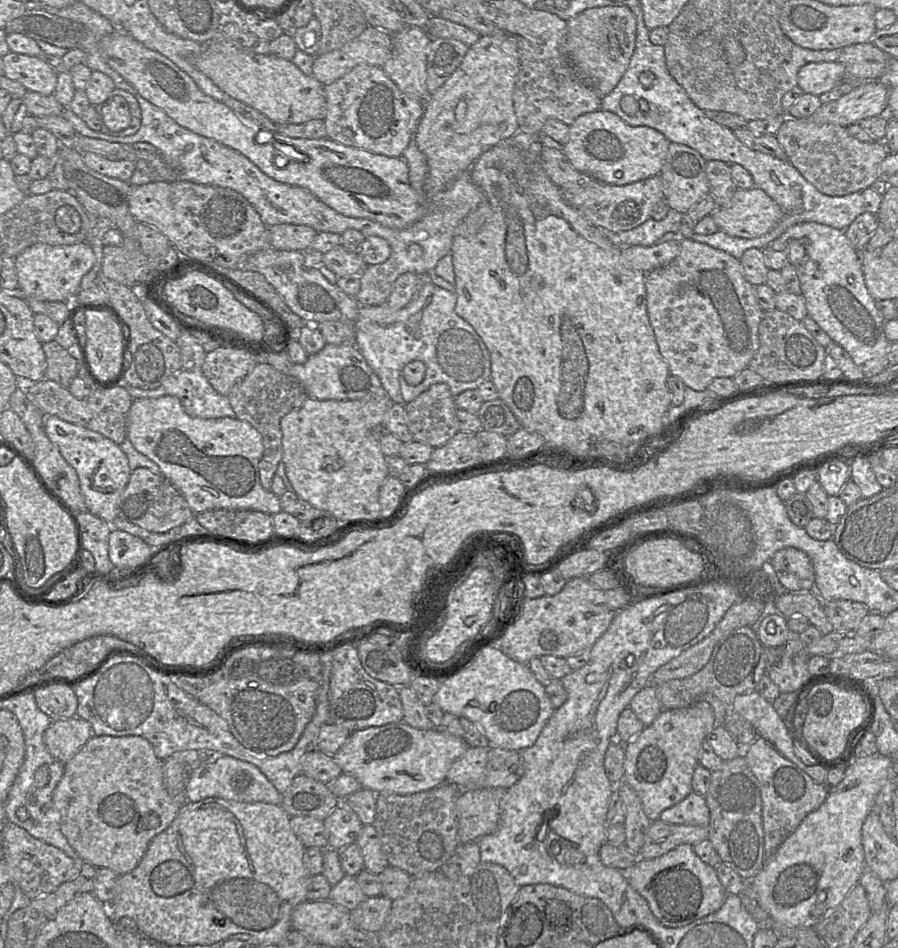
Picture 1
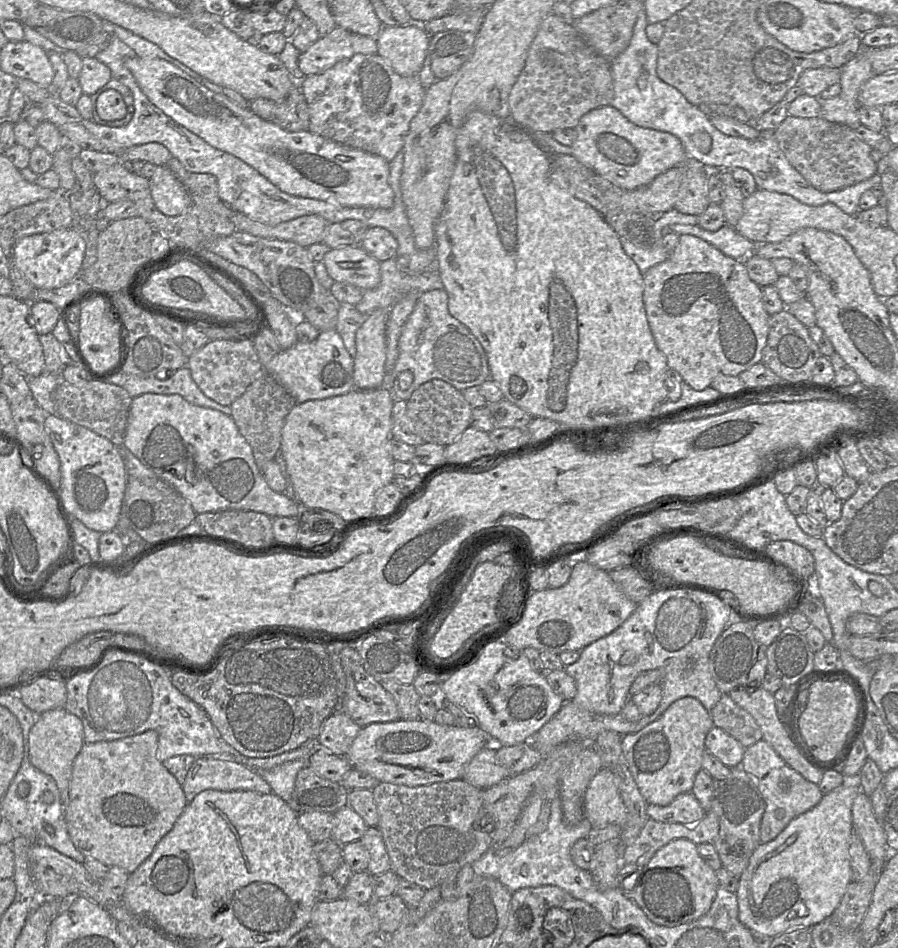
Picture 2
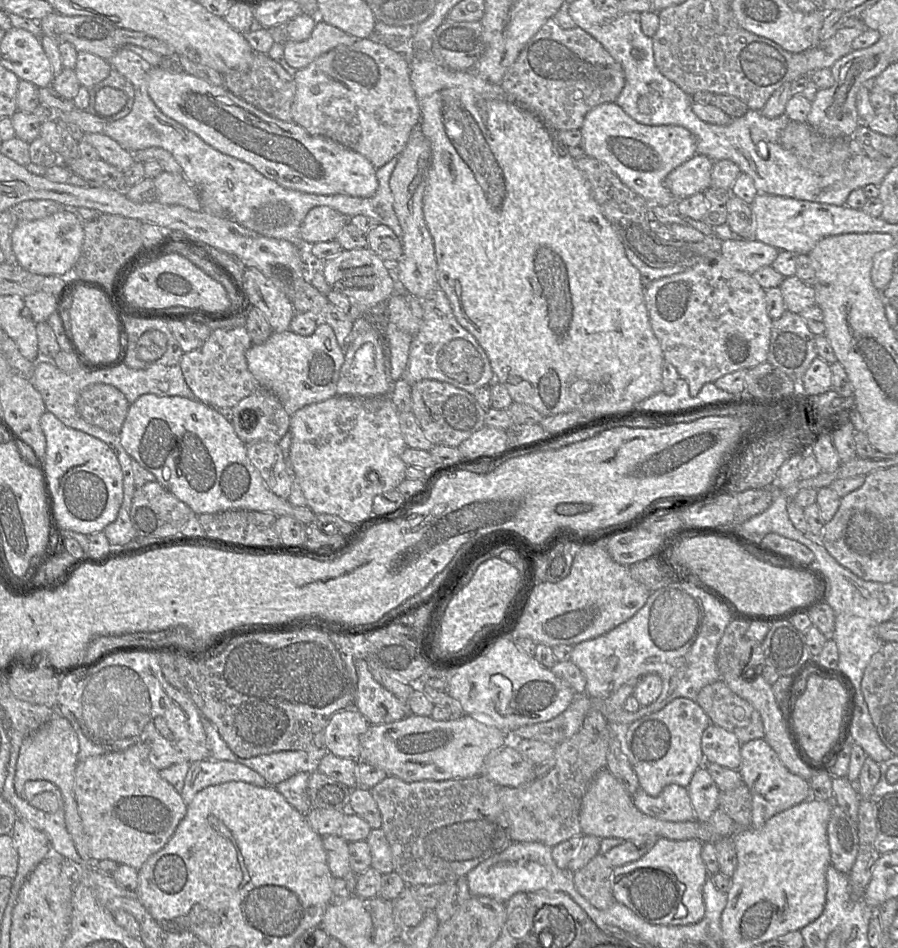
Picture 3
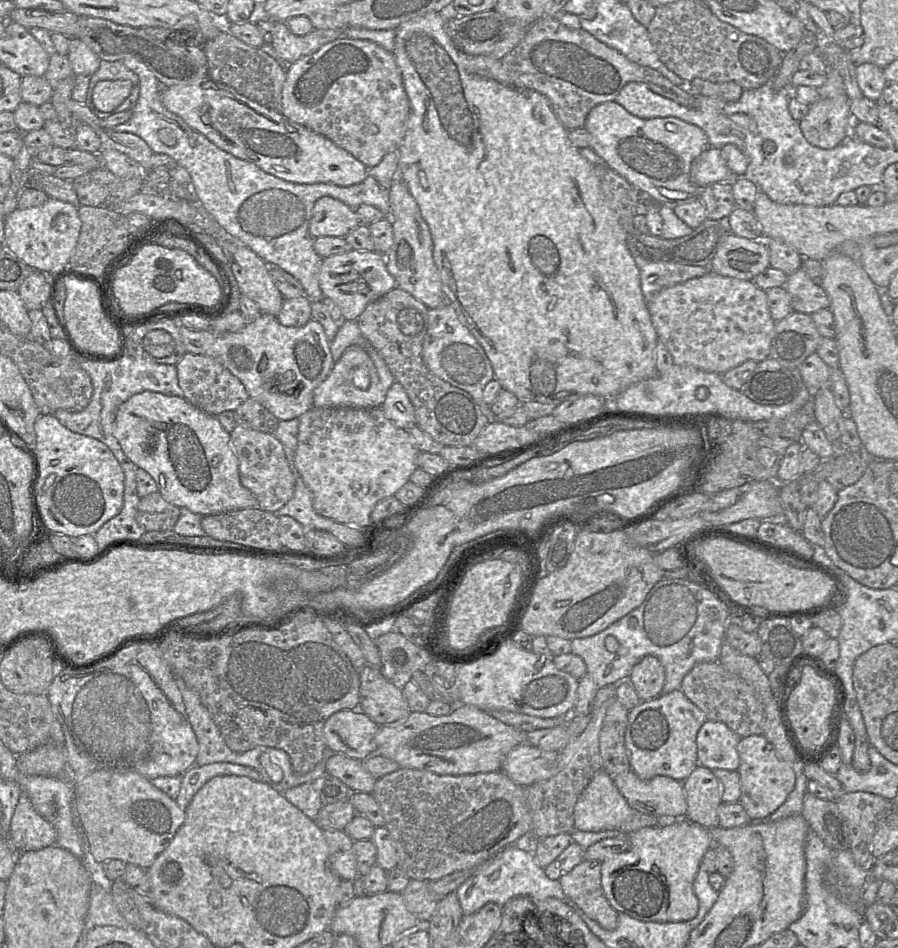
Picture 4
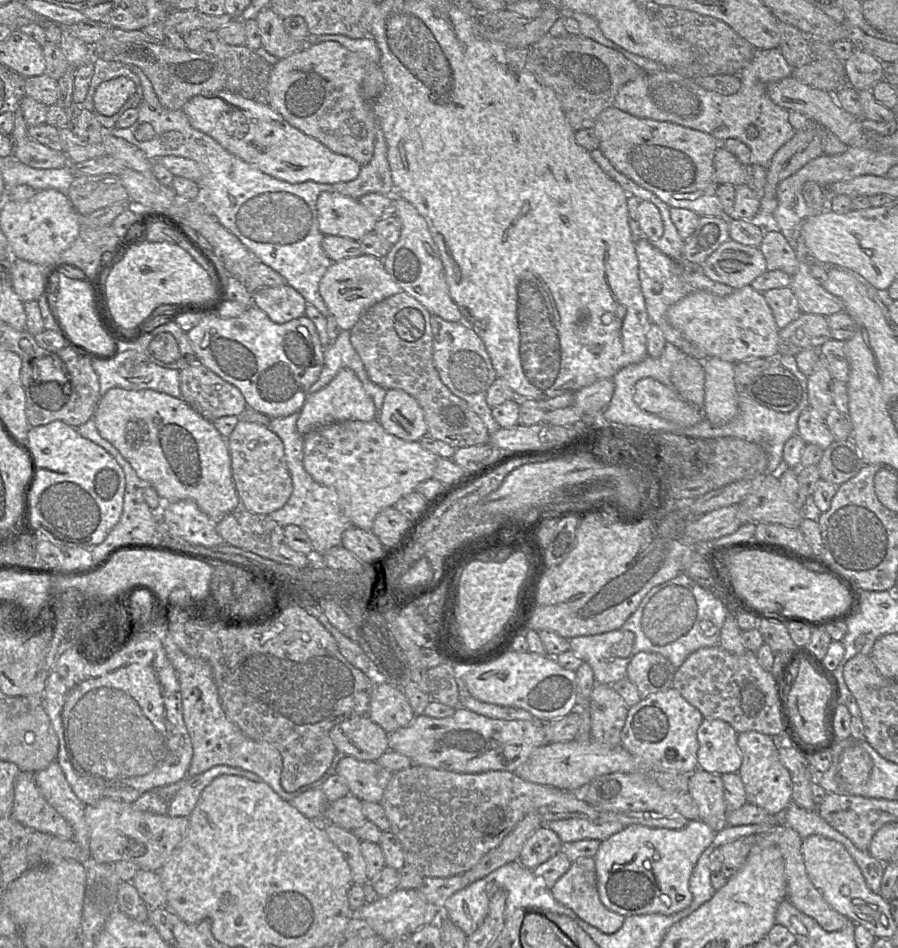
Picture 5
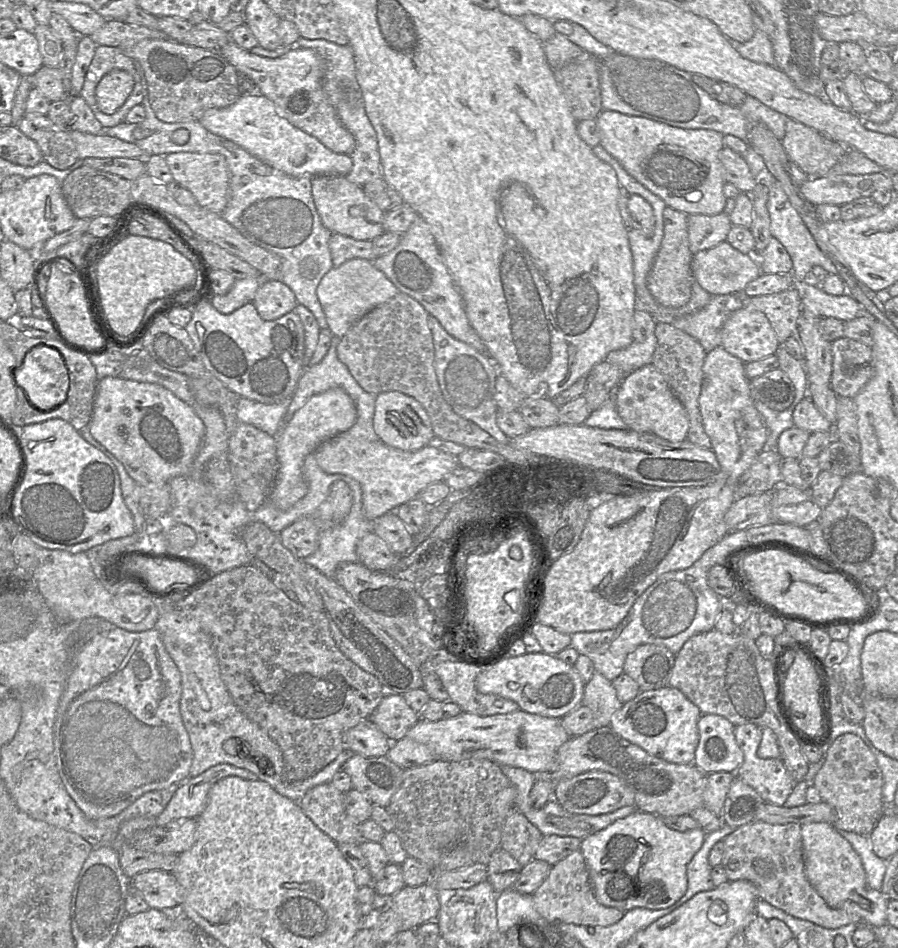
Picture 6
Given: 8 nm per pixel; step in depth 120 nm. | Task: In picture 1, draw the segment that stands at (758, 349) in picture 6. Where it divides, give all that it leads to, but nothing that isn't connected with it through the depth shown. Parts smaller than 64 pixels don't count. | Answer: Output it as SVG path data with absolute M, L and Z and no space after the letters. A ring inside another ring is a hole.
M684 238L681 241L679 255L667 265L646 273L645 285L647 313L653 327L660 354L668 364L670 374L681 378L686 387L695 391L704 391L708 389L708 385L715 378L734 378L739 372L749 366L749 363L760 347L759 325L764 311L757 301L755 286L748 282L744 276L740 260L707 244L696 242L690 238Z

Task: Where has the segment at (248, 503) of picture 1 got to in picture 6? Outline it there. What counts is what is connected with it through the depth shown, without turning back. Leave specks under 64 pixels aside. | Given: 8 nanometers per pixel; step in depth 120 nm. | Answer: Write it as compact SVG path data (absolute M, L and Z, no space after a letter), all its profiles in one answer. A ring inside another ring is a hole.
M111 376L97 382L88 428L91 435L123 464L129 476L137 484L146 486L161 486L176 476L189 474L205 435L203 421L171 391L158 384Z

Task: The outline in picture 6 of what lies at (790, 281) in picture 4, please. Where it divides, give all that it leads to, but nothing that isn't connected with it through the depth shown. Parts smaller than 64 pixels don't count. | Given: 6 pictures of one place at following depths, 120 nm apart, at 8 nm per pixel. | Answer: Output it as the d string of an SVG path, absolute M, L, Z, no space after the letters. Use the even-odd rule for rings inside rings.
M793 281L792 287L798 290L803 308L817 317L831 317L846 322L863 312L858 302L847 293L841 296L830 295L820 285L805 281Z

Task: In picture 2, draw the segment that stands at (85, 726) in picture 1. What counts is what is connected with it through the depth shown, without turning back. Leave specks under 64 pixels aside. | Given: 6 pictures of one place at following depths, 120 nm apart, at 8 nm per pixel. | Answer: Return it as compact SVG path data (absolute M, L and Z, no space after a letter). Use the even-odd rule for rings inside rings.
M56 708L38 715L29 733L29 760L31 764L50 775L56 782L63 804L63 812L68 805L69 784L76 756L84 744L83 724L80 718L65 708Z

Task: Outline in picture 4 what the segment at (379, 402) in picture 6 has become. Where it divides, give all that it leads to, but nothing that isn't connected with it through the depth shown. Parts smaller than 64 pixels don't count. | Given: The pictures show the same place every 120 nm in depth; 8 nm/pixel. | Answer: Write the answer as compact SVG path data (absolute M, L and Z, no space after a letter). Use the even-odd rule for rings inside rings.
M398 382L389 387L380 408L384 416L398 428L407 430L416 424L414 406Z

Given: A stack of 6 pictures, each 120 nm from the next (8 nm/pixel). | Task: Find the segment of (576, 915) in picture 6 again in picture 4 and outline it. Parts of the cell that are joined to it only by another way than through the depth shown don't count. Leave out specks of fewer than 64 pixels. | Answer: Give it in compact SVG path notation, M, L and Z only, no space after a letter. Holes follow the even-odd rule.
M583 860L559 879L564 894L602 928L613 930L618 912L607 900L601 881L601 862Z

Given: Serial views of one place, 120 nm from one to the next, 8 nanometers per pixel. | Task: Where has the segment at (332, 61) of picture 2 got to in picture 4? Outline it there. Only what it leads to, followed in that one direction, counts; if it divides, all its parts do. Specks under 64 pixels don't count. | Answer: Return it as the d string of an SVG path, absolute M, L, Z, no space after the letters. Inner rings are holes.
M275 21L272 45L277 54L291 64L316 52L324 44L341 38L343 29L313 29L299 36L292 33L286 22Z

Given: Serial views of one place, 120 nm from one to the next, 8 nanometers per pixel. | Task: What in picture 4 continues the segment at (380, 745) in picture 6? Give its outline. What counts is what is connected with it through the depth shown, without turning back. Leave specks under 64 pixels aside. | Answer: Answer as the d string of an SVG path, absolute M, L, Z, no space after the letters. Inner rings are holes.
M360 708L343 709L331 715L324 724L326 746L337 754L364 761L371 755L377 755L375 736L380 726L370 719Z

